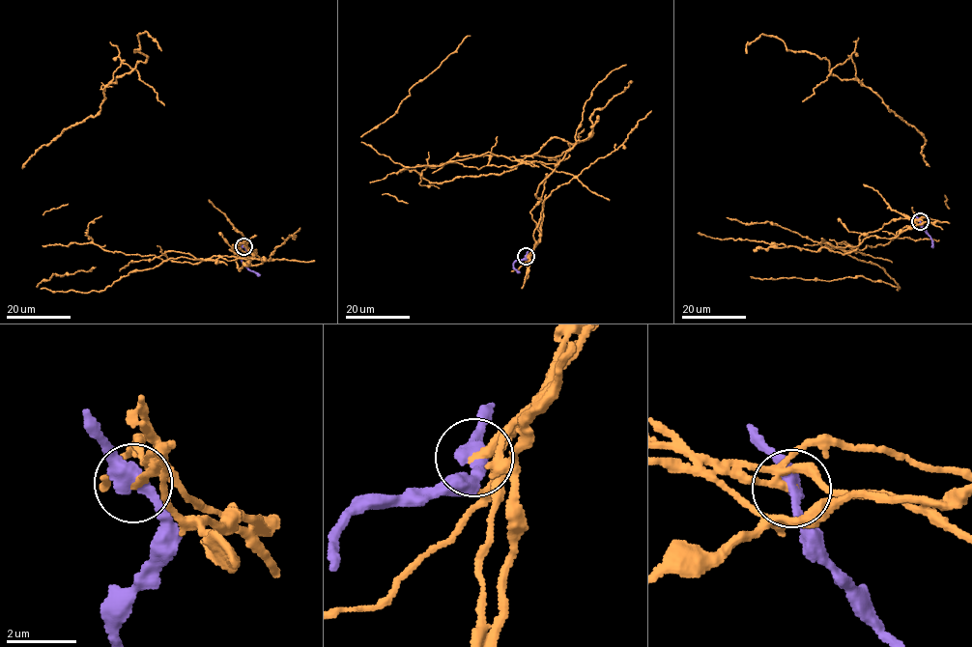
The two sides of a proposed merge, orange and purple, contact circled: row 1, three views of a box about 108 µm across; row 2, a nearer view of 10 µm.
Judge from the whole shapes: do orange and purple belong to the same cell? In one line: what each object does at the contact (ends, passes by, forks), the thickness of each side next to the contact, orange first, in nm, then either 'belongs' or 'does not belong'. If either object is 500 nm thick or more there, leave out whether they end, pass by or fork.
orange forks | purple passes by | 150/400 nm | does not belong

